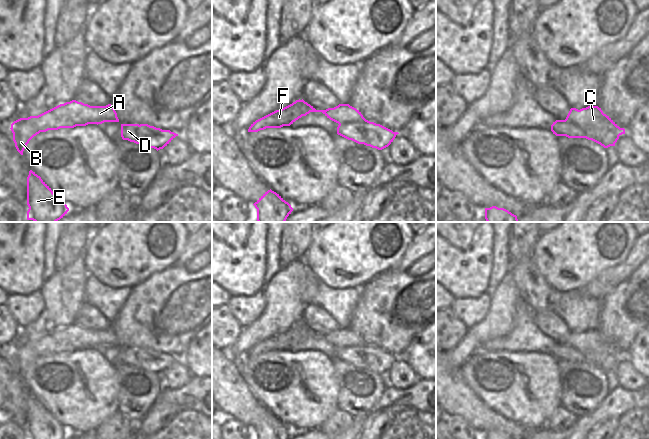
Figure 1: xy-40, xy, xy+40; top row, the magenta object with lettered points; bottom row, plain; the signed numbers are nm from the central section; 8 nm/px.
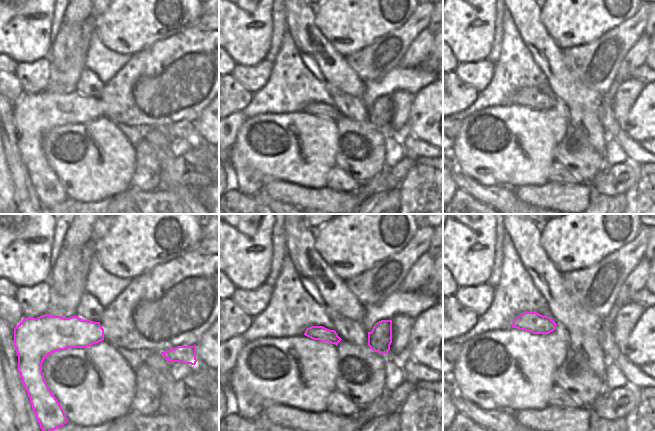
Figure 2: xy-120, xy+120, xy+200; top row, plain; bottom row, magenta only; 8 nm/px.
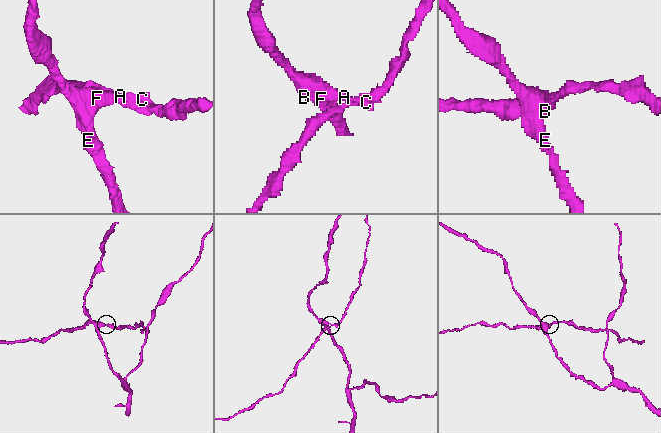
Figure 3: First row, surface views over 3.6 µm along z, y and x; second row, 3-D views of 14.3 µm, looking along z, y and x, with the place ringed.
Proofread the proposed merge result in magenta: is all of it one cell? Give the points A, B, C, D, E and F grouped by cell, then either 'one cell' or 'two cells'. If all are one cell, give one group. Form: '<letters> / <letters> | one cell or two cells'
A B C E F / D | two cells

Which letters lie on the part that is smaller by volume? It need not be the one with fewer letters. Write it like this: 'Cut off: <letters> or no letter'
Cut off: D

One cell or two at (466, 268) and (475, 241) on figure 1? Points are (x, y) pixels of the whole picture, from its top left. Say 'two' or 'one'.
one

